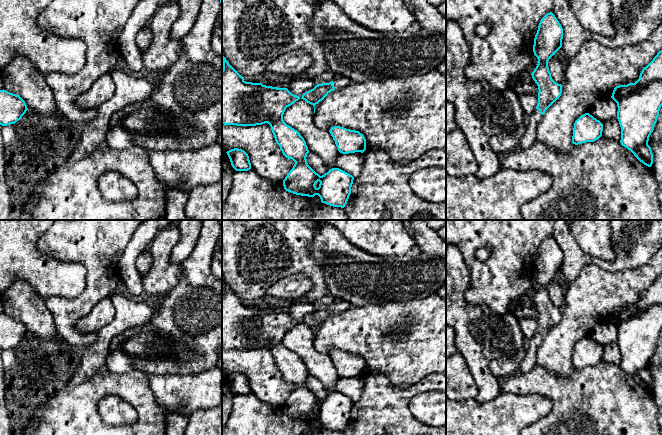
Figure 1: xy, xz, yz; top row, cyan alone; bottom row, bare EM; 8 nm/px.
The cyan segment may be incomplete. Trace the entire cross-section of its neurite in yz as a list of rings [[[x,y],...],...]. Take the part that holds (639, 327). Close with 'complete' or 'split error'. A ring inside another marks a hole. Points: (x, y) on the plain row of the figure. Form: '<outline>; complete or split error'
[[[662,274],[642,293],[635,307],[616,310],[611,322],[618,331],[621,369],[651,391],[653,377],[648,365],[662,330]]]; complete

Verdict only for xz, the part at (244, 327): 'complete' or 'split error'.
complete

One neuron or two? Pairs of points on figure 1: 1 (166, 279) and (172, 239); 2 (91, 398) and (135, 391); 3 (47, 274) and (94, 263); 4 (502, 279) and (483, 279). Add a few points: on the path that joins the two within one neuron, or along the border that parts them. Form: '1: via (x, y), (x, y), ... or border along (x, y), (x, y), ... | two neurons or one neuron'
1: via (163, 269), (163, 249) | one neuron
2: via (102, 388), (124, 388) | one neuron
3: border along (60, 260), (78, 261), (84, 266), (85, 288) | two neurons
4: via (497, 281), (491, 285), (488, 284) | one neuron

